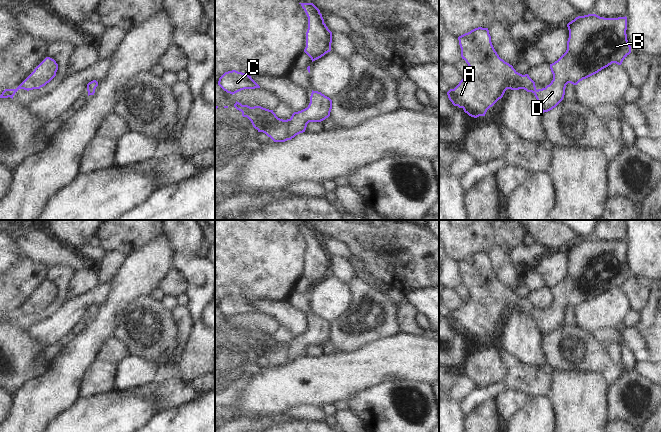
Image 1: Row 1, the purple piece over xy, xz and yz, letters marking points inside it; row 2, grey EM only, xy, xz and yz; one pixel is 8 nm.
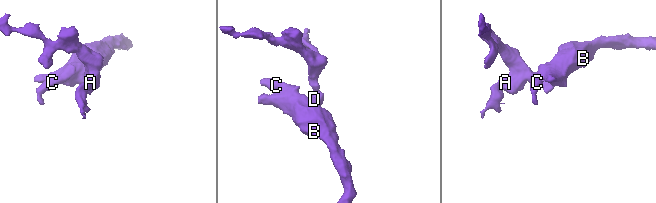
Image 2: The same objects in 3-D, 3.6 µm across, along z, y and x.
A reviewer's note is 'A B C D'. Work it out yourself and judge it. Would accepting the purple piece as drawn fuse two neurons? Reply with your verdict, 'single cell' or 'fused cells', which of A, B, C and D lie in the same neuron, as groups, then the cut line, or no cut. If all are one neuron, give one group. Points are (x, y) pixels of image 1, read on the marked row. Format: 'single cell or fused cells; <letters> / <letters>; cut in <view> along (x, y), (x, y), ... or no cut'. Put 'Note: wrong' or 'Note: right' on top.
Note: right
single cell; A B C D; no cut

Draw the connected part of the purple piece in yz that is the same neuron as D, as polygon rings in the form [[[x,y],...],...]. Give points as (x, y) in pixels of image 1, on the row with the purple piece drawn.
[[[588,14],[576,17],[567,27],[567,50],[550,64],[551,83],[538,90],[528,74],[518,73],[499,57],[488,28],[478,27],[459,36],[461,57],[468,64],[470,75],[447,92],[449,100],[477,118],[485,116],[507,89],[524,89],[535,95],[543,113],[548,112],[563,100],[568,83],[577,85],[612,63],[621,65],[631,53],[626,16],[604,18]]]

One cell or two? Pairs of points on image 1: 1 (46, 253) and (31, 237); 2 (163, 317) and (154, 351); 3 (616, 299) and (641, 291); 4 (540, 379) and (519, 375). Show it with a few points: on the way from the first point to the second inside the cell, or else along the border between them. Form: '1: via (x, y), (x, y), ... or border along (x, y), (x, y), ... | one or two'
1: via (42, 249), (34, 241) | one
2: via (155, 325), (154, 343) | one
3: border along (620, 289), (628, 301), (629, 308) | two
4: via (535, 379), (524, 379) | one

